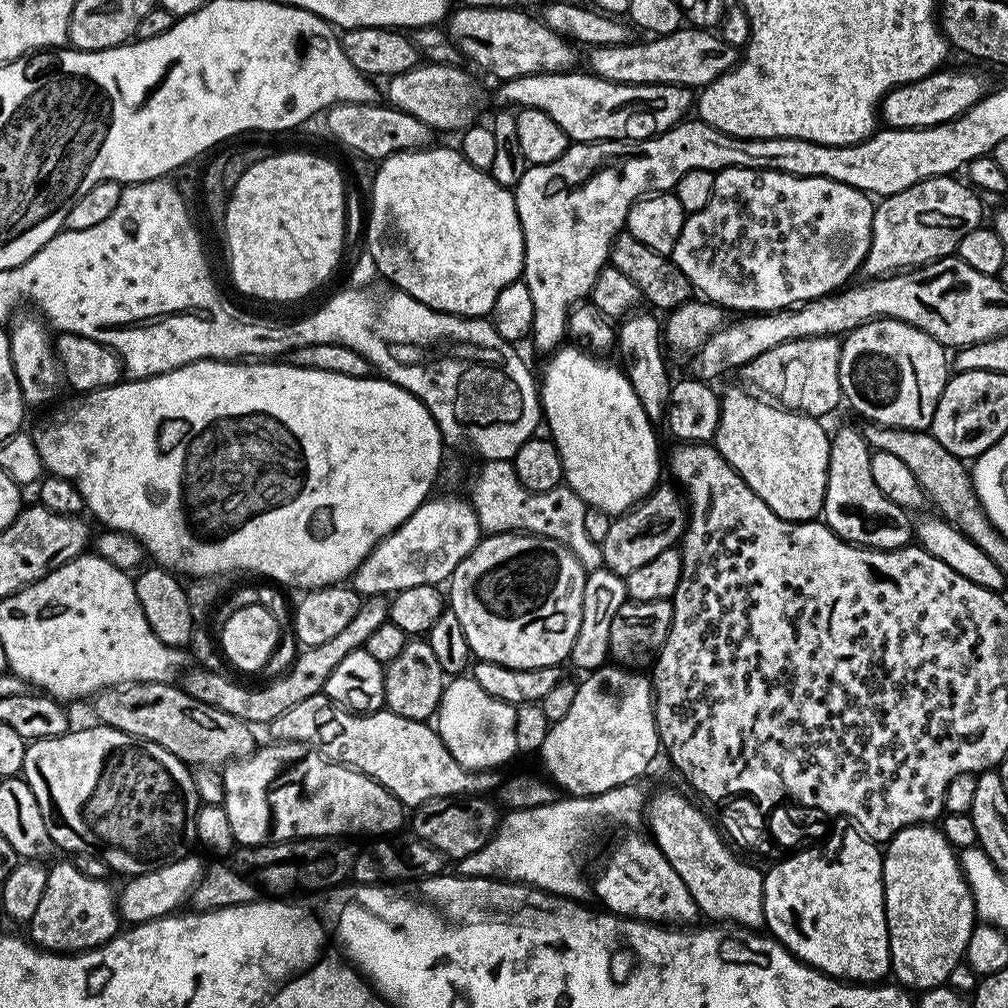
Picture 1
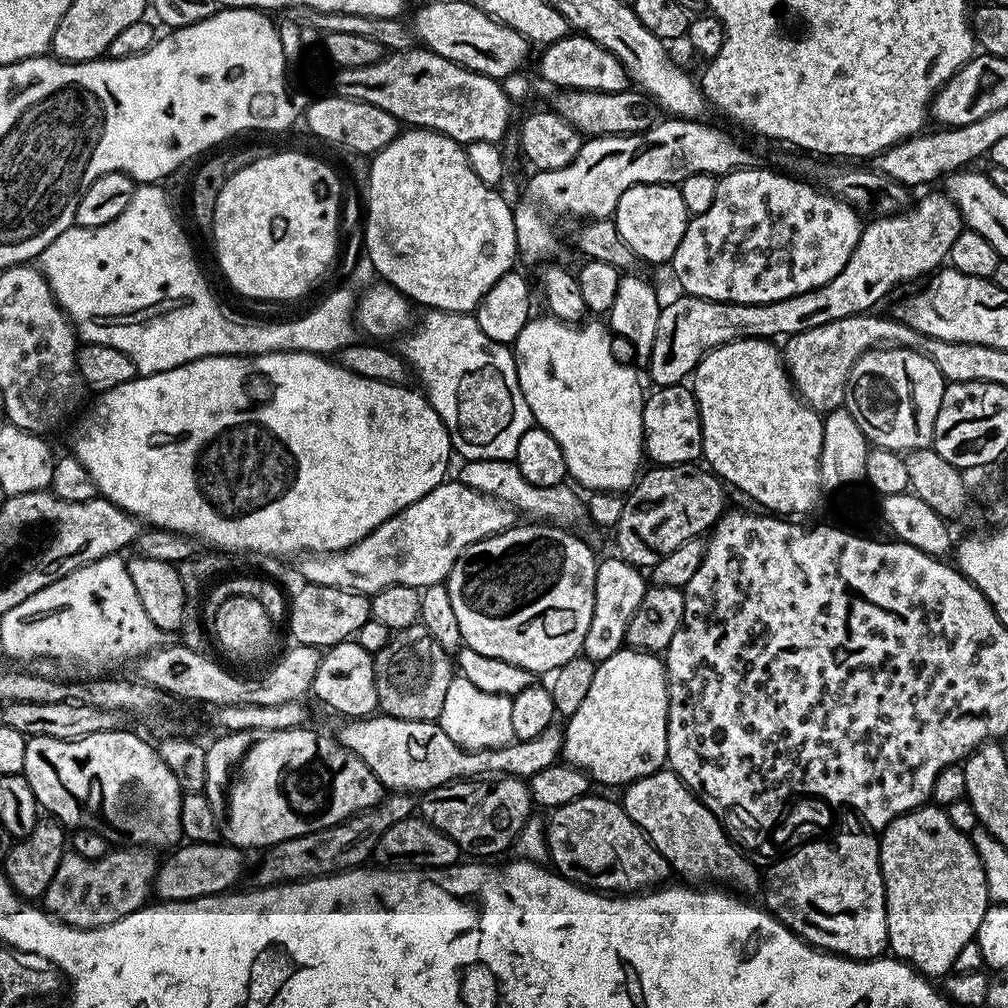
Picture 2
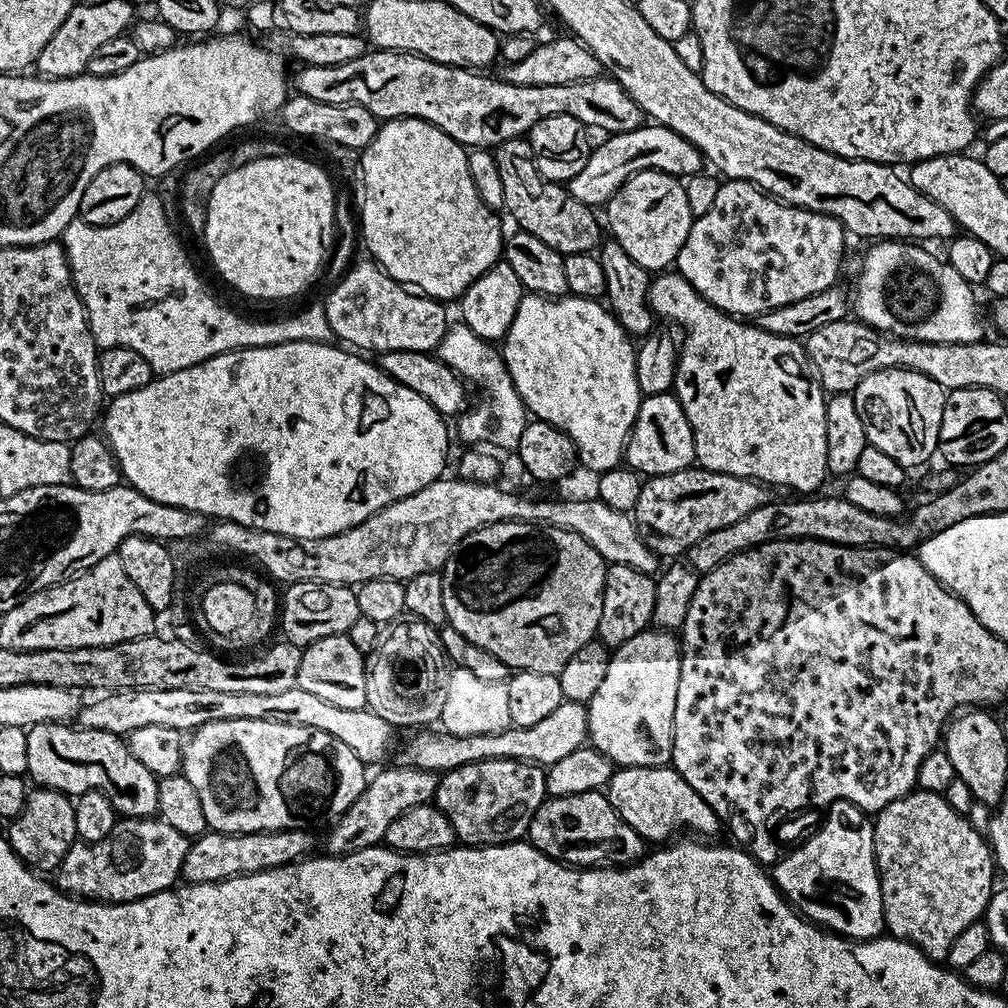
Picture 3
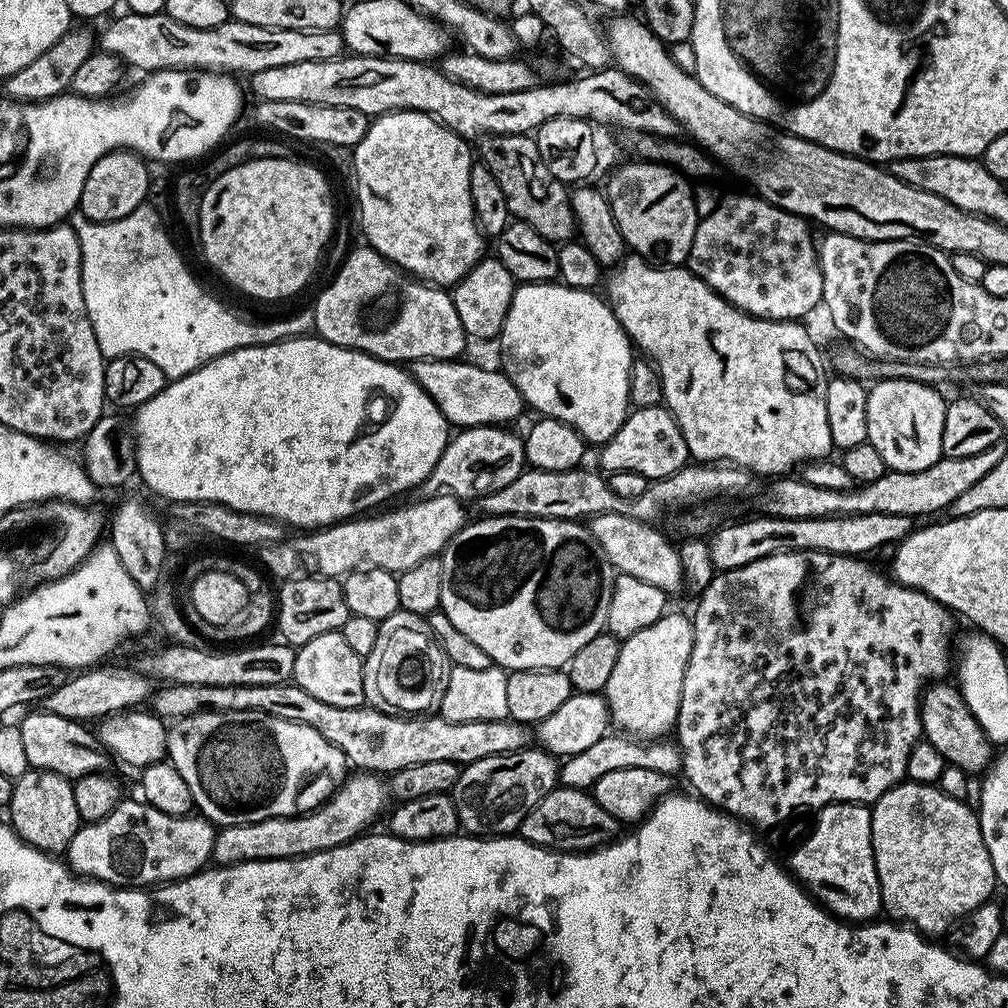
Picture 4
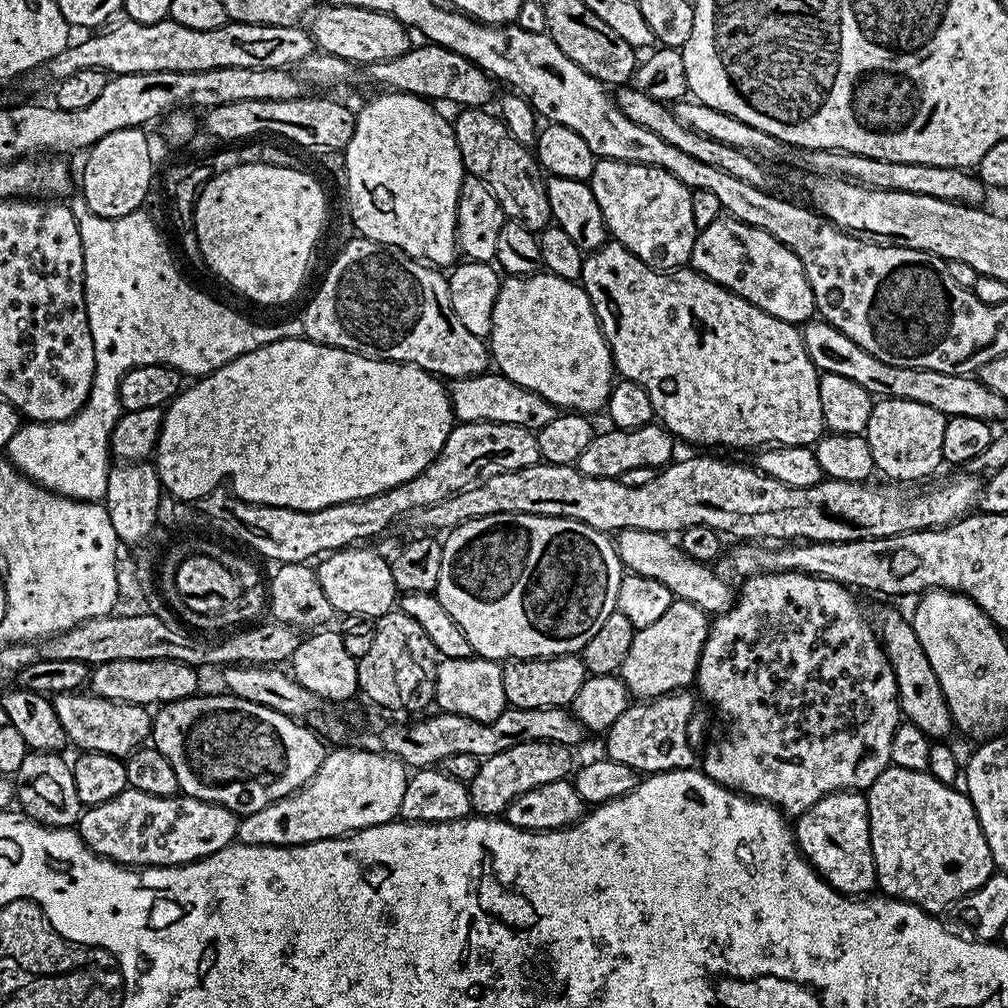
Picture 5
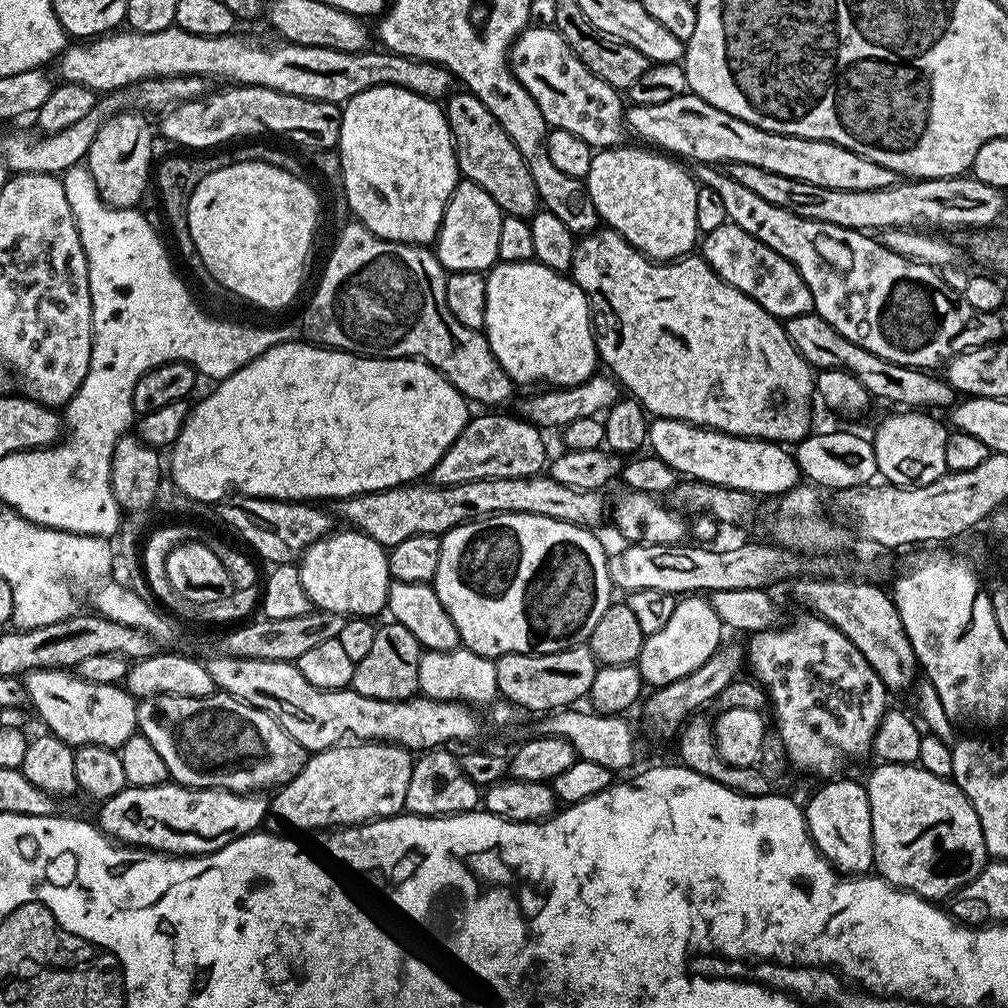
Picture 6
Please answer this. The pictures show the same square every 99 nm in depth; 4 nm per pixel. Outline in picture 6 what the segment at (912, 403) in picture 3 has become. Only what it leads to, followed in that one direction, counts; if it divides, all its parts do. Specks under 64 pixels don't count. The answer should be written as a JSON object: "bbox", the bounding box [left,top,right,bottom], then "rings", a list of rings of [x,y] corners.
{"bbox":[871,410,949,488],"rings":[[[896,410],[894,412],[896,413],[893,416],[886,417],[877,426],[876,436],[871,437],[877,473],[890,484],[906,486],[907,488],[926,486],[948,471],[946,466],[946,438],[948,437],[949,429],[946,424],[944,428],[942,421],[935,420],[932,416],[927,416],[929,413],[924,410]]]}

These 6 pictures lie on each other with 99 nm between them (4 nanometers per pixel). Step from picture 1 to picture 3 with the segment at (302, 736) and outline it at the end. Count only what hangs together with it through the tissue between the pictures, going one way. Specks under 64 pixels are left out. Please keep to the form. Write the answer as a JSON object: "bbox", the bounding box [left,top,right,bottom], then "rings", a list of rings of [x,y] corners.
{"bbox":[404,702,588,774],"rings":[[[565,702],[558,706],[547,718],[542,718],[529,728],[510,727],[497,736],[435,736],[428,730],[421,740],[416,740],[404,756],[413,768],[430,770],[443,774],[452,768],[457,768],[479,760],[528,760],[532,764],[547,766],[558,762],[558,758],[566,758],[566,754],[574,754],[574,750],[585,747],[588,736],[588,712],[583,703]]]}

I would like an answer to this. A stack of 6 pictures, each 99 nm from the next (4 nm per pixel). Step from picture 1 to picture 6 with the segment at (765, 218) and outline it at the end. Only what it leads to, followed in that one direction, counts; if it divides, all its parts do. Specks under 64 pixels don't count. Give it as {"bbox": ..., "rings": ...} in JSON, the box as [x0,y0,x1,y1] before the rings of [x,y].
{"bbox":[702,222,813,321],"rings":[[[726,222],[718,226],[718,230],[710,230],[702,236],[702,255],[704,261],[719,274],[730,286],[746,294],[762,310],[781,321],[794,318],[796,315],[806,315],[813,311],[812,295],[796,267],[782,254],[770,250],[754,234],[746,234],[734,223]]]}

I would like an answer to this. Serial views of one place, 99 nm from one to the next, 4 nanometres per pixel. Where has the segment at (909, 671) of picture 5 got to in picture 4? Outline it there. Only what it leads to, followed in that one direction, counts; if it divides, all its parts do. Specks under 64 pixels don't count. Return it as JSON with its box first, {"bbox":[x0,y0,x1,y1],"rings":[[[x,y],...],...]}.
{"bbox":[920,682,994,773],"rings":[[[932,682],[923,689],[920,697],[920,726],[923,739],[931,744],[934,750],[938,750],[938,754],[942,754],[947,763],[958,766],[963,772],[983,773],[994,759],[994,746],[986,738],[982,726],[978,726],[974,714],[970,714],[970,706],[966,706],[966,702],[955,683]]]}

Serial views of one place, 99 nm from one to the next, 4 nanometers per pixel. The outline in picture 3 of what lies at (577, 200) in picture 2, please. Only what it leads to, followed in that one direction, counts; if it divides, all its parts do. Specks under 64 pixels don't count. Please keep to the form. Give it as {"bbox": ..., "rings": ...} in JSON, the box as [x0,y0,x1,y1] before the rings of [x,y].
{"bbox":[566,122,706,206],"rings":[[[648,122],[629,132],[609,135],[601,144],[599,141],[593,147],[586,166],[578,170],[573,180],[567,181],[566,187],[575,200],[589,206],[597,206],[596,204],[604,206],[634,174],[654,170],[677,178],[687,178],[695,176],[705,164],[706,161],[700,151],[686,138],[682,138],[674,130],[665,128],[663,124]]]}

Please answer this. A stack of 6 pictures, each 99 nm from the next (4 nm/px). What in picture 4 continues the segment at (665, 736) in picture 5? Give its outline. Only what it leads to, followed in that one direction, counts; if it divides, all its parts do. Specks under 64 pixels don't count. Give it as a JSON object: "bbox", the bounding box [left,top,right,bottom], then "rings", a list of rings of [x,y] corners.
{"bbox":[559,734,681,789],"rings":[[[609,734],[604,736],[594,746],[582,750],[582,754],[574,754],[567,757],[560,764],[559,783],[565,788],[591,789],[602,778],[602,774],[610,774],[610,770],[626,770],[637,768],[638,770],[658,770],[662,774],[675,777],[681,771],[679,743],[668,738],[657,738],[647,742],[641,742],[628,734]]]}

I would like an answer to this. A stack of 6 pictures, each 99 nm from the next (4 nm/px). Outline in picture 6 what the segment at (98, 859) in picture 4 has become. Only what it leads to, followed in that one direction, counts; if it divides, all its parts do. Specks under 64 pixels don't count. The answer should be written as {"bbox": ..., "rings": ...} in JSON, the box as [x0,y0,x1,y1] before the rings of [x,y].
{"bbox":[98,782,270,856],"rings":[[[165,782],[152,788],[123,788],[99,805],[98,827],[105,836],[124,846],[151,848],[173,856],[204,856],[216,852],[231,840],[257,831],[270,812],[270,800],[263,791],[231,792],[222,788],[186,788]]]}

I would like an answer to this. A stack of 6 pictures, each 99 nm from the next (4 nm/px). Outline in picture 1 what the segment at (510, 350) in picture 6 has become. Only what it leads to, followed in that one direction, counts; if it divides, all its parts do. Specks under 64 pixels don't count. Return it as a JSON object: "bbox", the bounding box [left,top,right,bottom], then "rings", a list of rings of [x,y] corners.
{"bbox":[538,346,661,518],"rings":[[[561,346],[545,360],[548,361],[544,364],[544,373],[538,376],[538,395],[543,423],[552,431],[550,439],[562,458],[563,483],[572,488],[587,507],[597,508],[615,518],[633,504],[640,503],[661,483],[660,444],[652,429],[654,421],[643,410],[627,375],[607,364],[607,359],[597,358],[581,347]]]}

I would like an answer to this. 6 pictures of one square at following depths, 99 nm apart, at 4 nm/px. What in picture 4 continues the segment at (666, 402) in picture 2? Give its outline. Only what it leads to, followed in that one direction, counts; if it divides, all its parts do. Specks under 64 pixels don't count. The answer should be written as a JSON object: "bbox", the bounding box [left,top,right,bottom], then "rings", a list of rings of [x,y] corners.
{"bbox":[598,406,690,482],"rings":[[[663,406],[629,411],[618,434],[599,445],[598,452],[601,464],[599,467],[605,473],[634,470],[634,474],[642,474],[650,482],[674,474],[690,460],[686,438],[682,438],[682,430],[672,413]]]}

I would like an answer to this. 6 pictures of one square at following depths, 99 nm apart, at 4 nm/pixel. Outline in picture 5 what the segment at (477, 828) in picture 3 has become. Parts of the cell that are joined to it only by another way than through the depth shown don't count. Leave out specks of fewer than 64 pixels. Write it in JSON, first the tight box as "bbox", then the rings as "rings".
{"bbox":[468,742,573,818],"rings":[[[522,742],[522,746],[502,750],[502,754],[483,757],[480,760],[480,769],[474,774],[472,783],[468,785],[472,812],[480,818],[499,817],[522,794],[538,786],[546,786],[546,782],[565,779],[573,767],[572,756],[568,752],[571,751],[566,744]]]}

